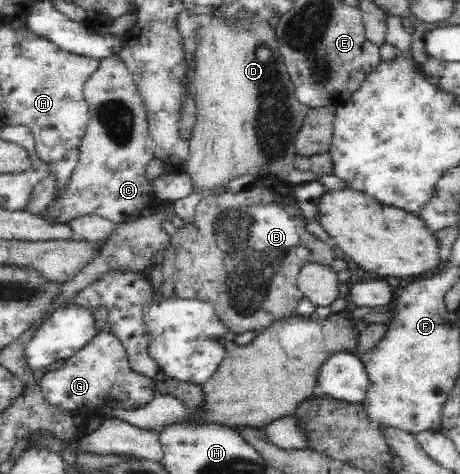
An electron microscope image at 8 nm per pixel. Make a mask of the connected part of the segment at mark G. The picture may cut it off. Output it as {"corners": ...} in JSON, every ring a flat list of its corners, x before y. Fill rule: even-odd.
{"corners":[[100,330,86,346,69,357,65,365,44,372,37,382,48,403,66,411,82,413,90,413,98,407,138,410,158,394,154,380,132,369,124,346,106,330]]}

